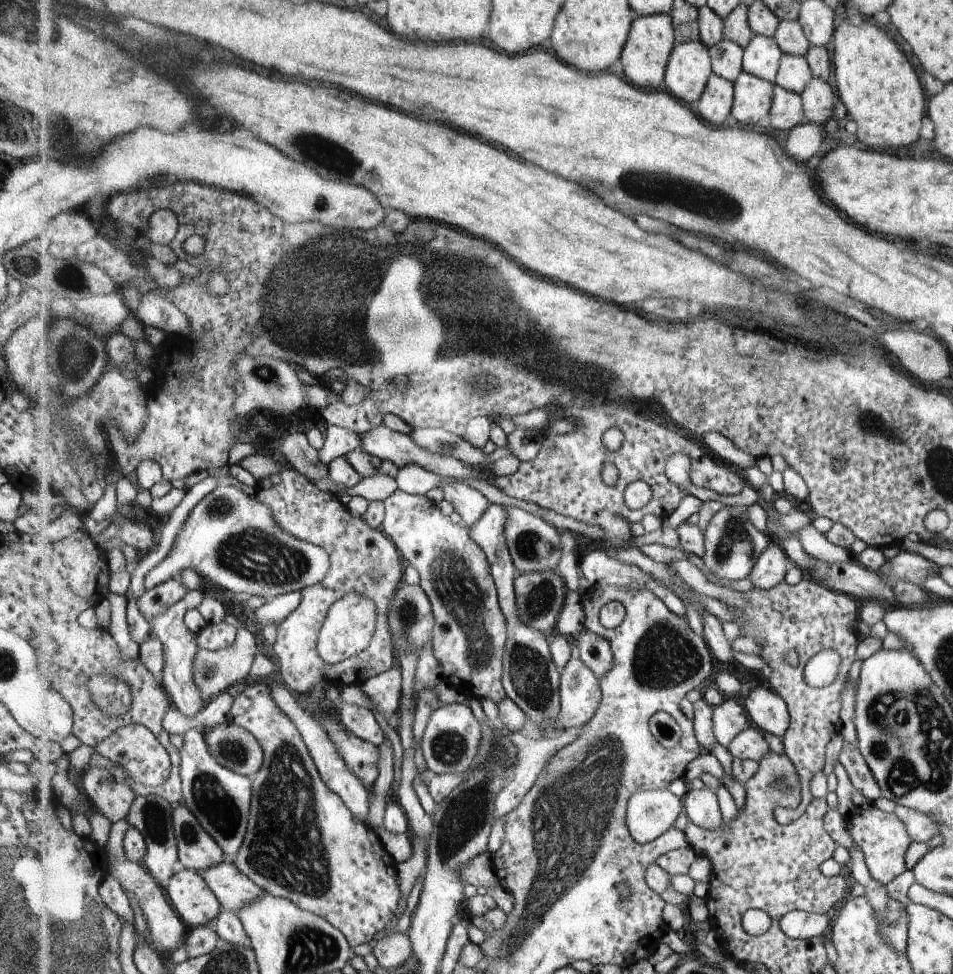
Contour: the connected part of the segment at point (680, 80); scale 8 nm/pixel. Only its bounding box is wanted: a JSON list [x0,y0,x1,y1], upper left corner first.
[664,40,713,106]

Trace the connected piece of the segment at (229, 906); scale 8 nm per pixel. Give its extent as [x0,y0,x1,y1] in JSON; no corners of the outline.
[199,860,265,914]

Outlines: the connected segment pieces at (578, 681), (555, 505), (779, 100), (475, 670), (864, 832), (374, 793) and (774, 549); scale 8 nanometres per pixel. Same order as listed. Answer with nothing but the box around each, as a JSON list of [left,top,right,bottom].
[[556,638,602,731],[490,404,745,522],[770,86,806,130],[382,488,508,704],[845,806,911,885],[368,739,395,827],[749,541,791,590]]

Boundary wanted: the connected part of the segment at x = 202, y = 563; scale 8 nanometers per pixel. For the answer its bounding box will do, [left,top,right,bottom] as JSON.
[145,485,332,601]

